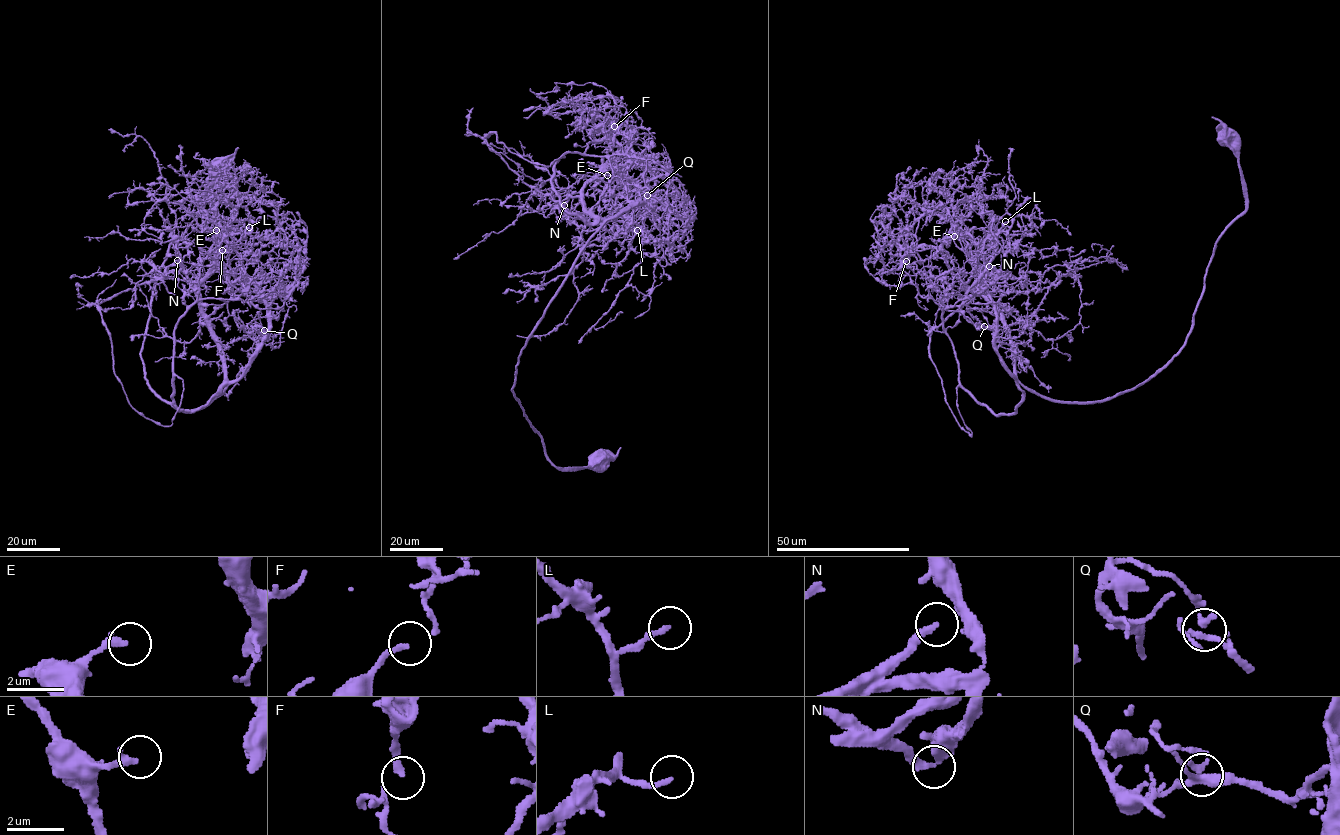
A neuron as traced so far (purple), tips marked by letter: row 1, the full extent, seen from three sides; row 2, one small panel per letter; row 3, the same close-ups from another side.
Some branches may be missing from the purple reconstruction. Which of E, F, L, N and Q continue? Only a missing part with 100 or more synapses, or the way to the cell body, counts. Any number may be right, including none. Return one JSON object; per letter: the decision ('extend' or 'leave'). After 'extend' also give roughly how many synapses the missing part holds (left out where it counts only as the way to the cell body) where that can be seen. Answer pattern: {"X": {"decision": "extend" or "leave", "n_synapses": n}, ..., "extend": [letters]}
{"E": {"decision": "leave"}, "F": {"decision": "leave"}, "L": {"decision": "leave"}, "N": {"decision": "extend", "n_synapses": 130}, "Q": {"decision": "leave"}, "extend": ["N"]}

